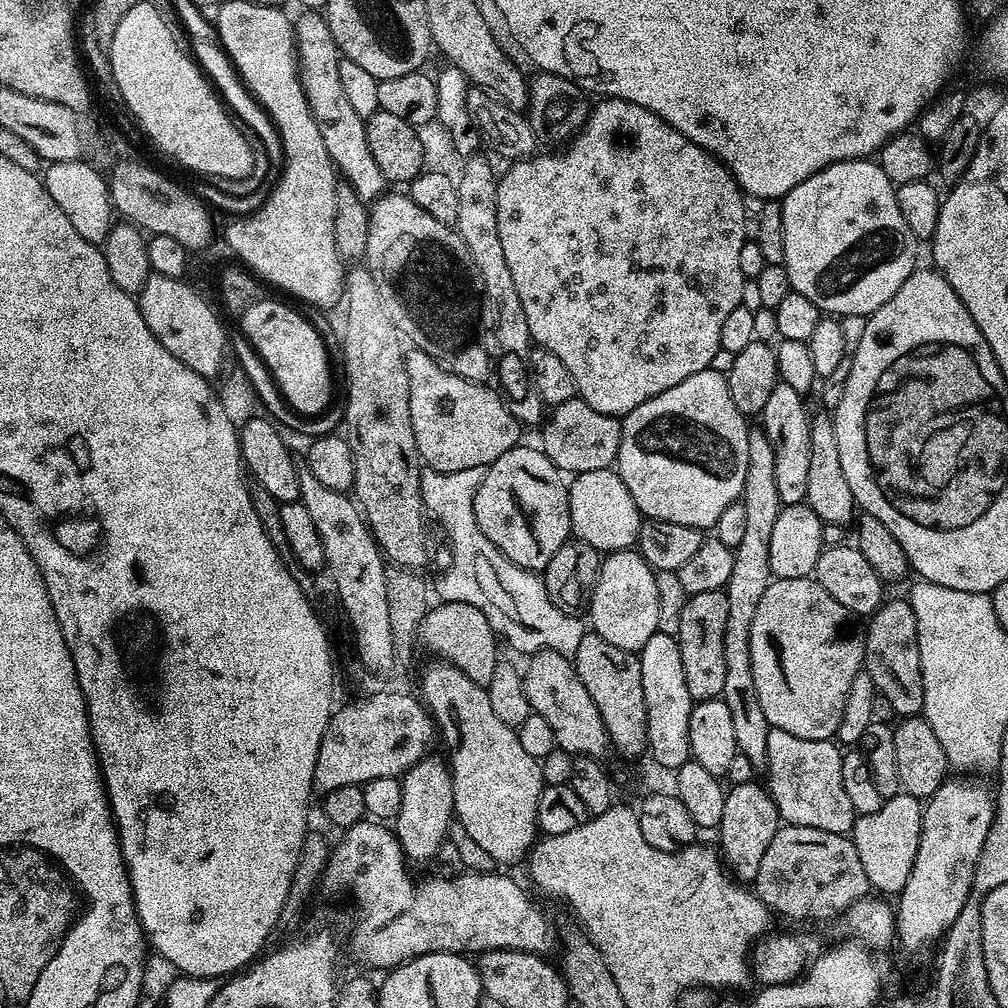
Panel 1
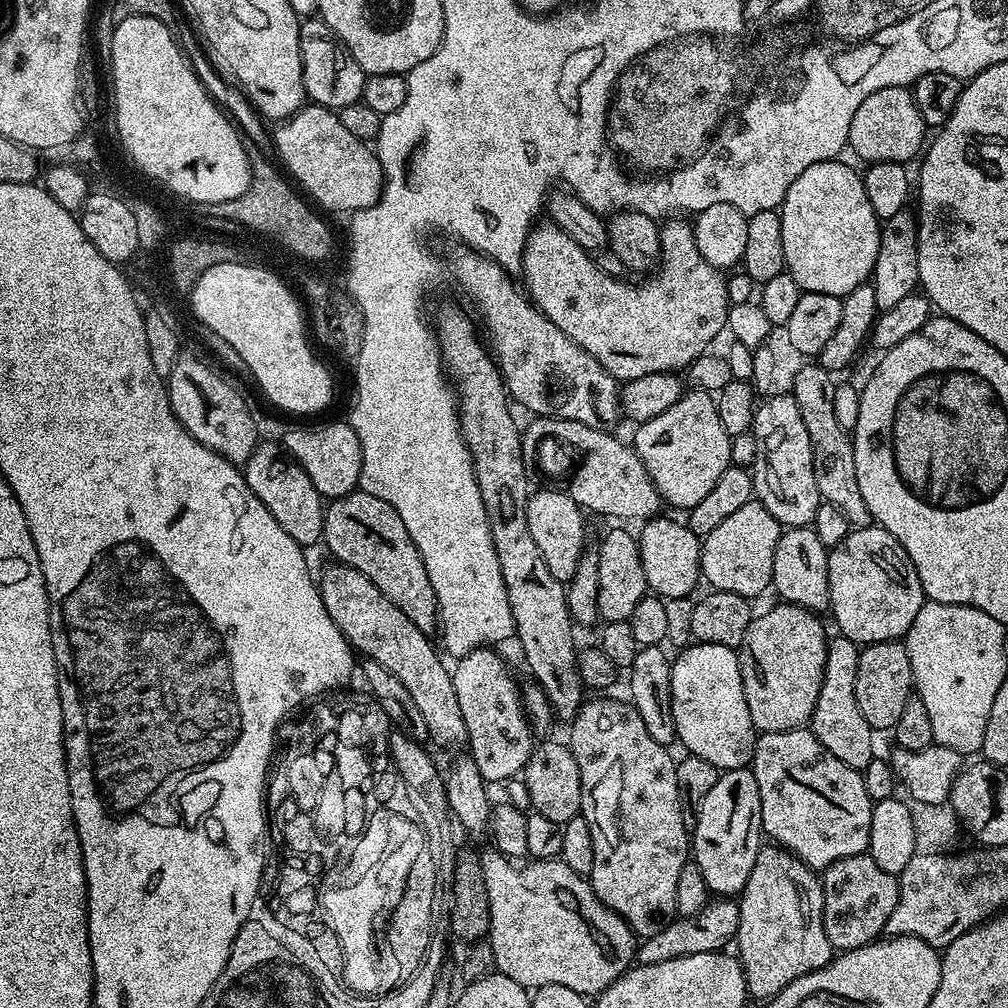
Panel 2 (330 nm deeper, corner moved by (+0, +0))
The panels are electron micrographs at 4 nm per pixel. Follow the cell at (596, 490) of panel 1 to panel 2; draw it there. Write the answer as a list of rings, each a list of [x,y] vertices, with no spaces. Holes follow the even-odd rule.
[[[664,514],[649,519],[641,532],[638,532],[642,566],[646,570],[646,582],[649,593],[664,600],[670,598],[691,597],[696,583],[701,583],[700,574],[700,546],[701,537],[694,535],[687,523],[667,520]]]

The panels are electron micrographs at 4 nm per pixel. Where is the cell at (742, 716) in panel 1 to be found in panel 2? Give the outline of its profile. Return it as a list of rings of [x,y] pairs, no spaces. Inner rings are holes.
[[[761,847],[758,858],[754,858],[754,870],[750,870],[750,878],[746,878],[746,886],[738,897],[738,903],[740,917],[734,948],[737,948],[735,951],[744,968],[748,995],[753,1001],[773,1000],[783,988],[794,982],[794,978],[802,978],[802,974],[810,974],[832,960],[834,949],[830,938],[826,938],[824,885],[821,877],[813,869],[807,868],[787,848]]]

